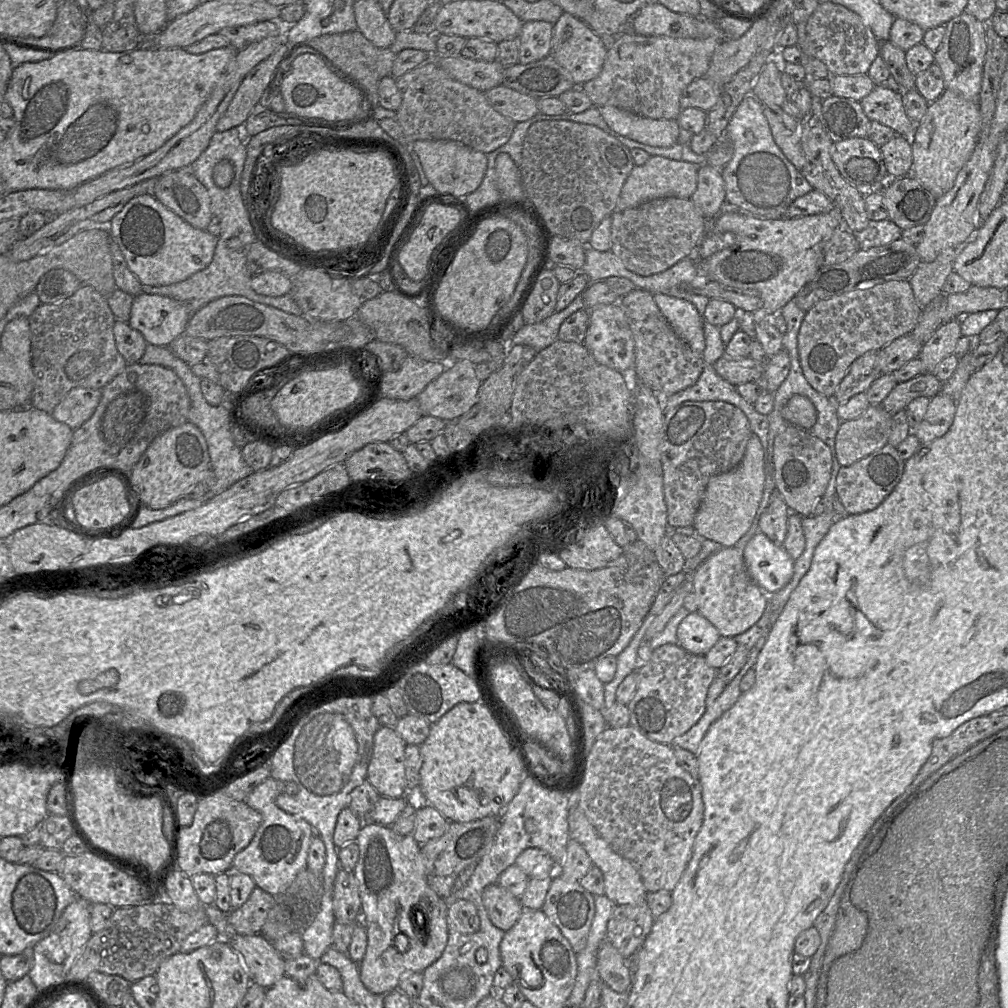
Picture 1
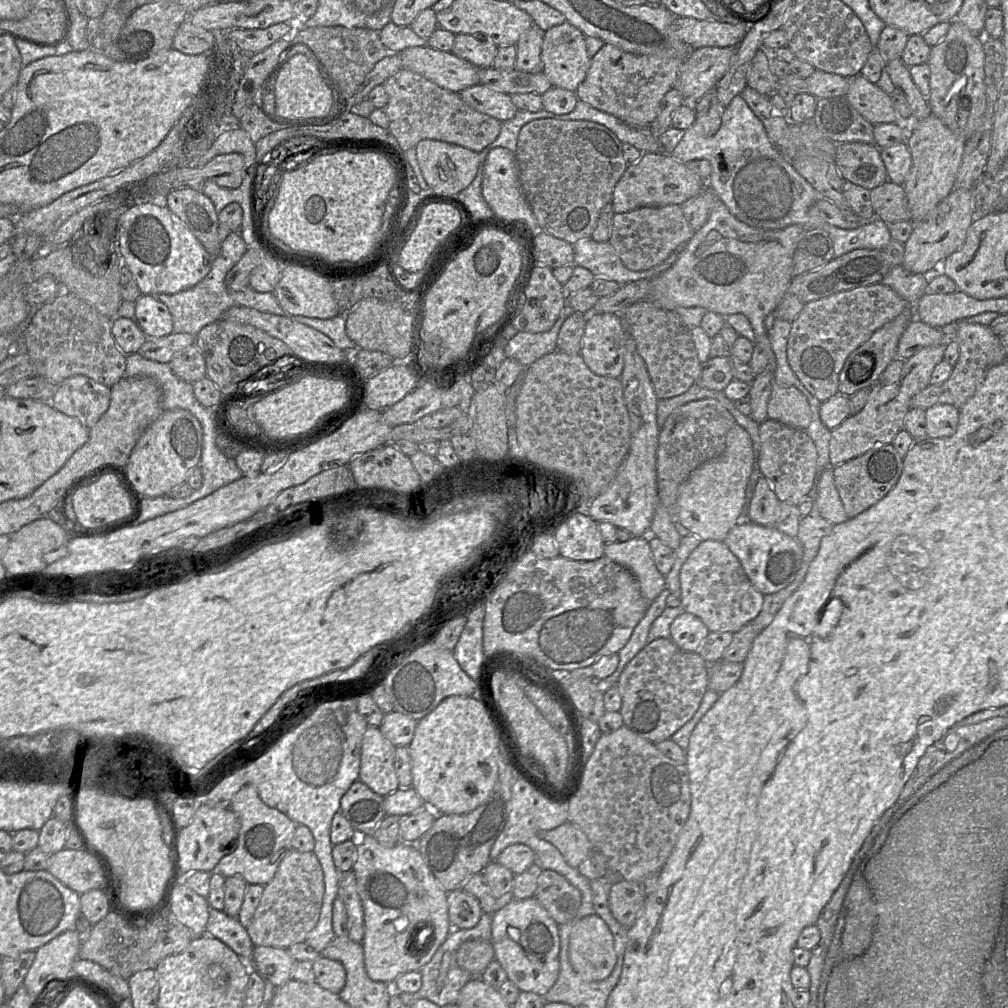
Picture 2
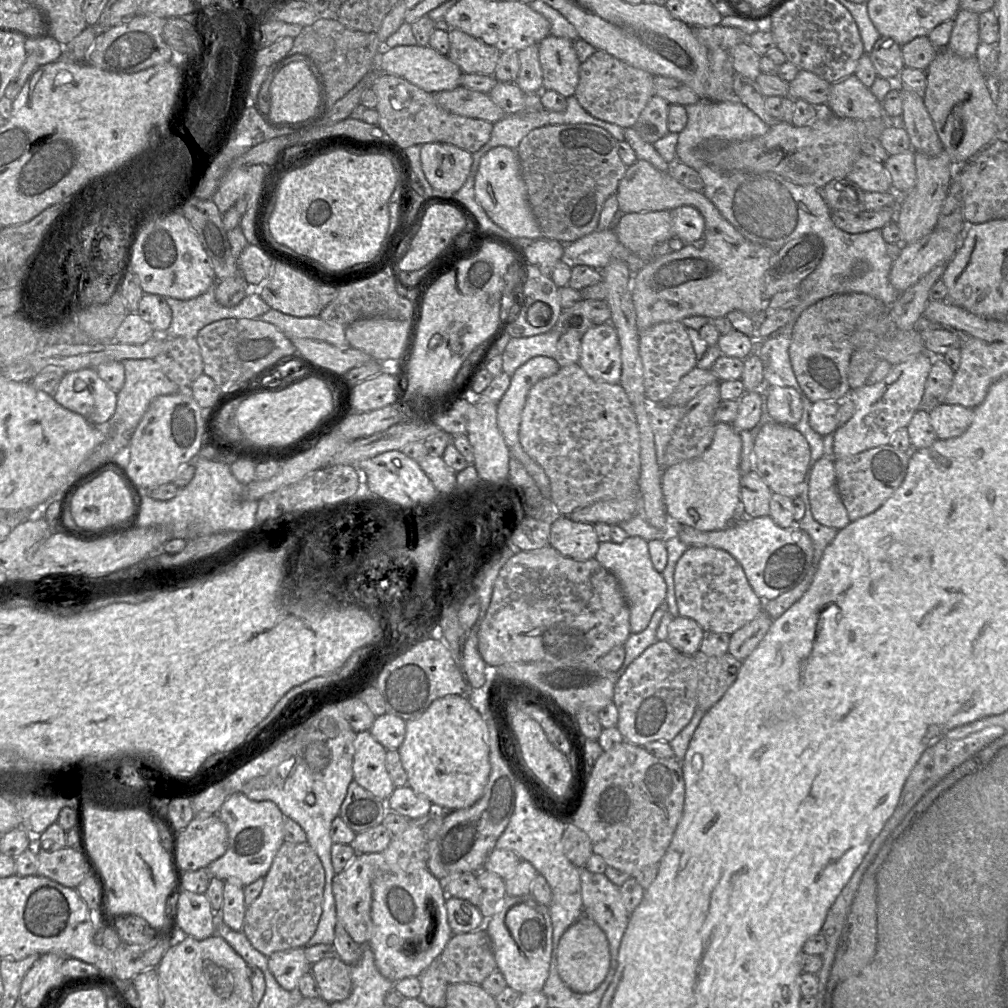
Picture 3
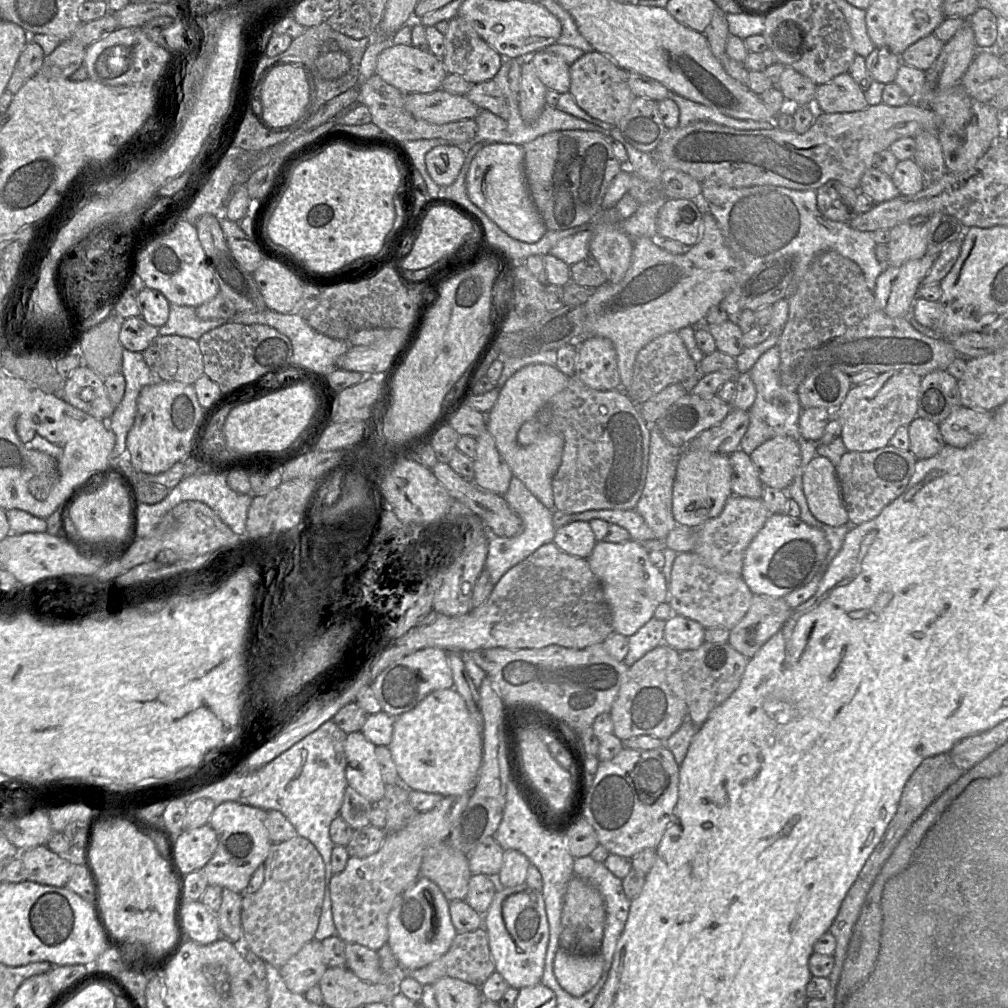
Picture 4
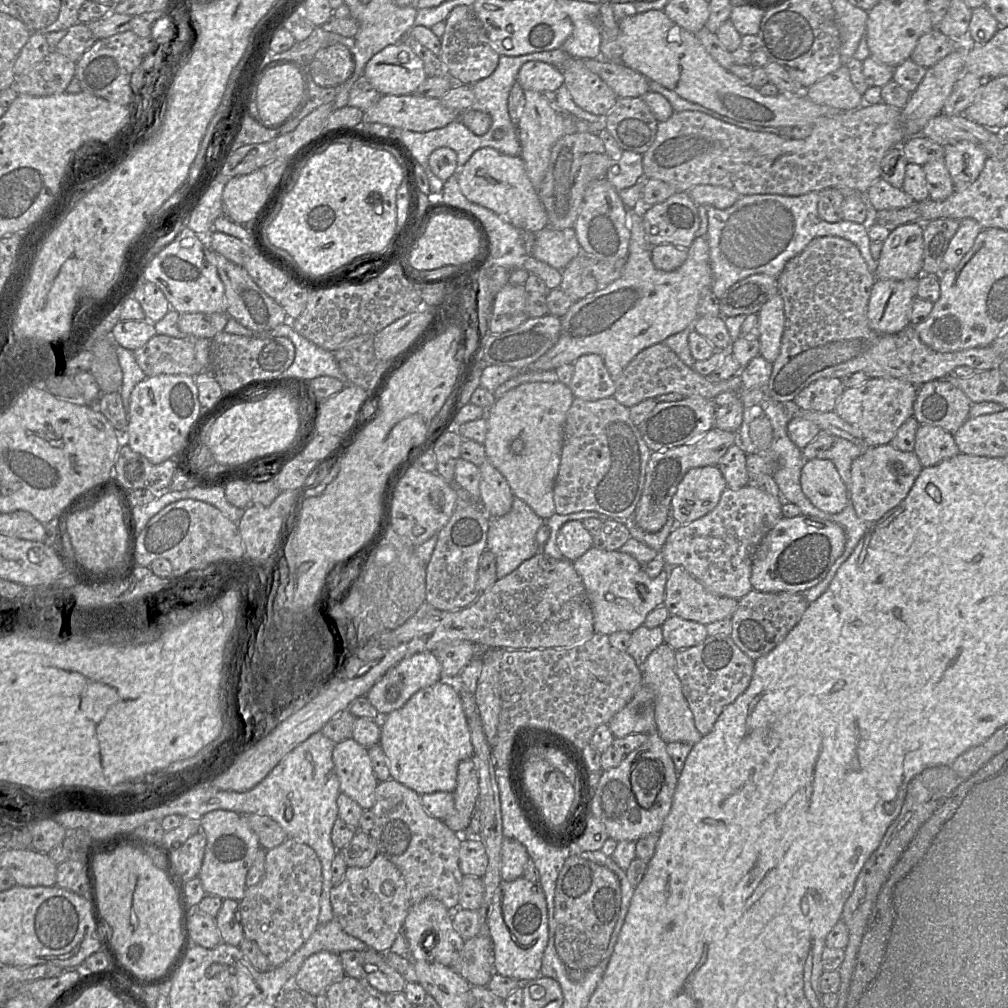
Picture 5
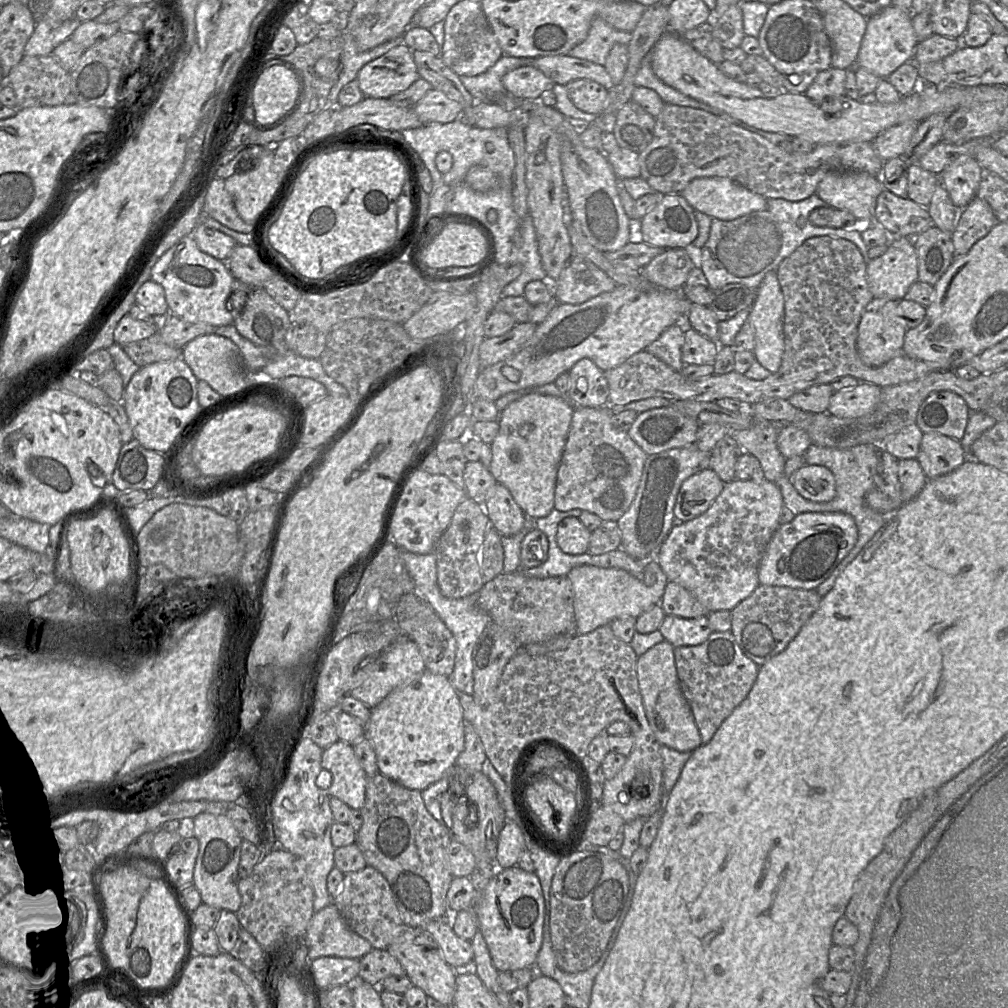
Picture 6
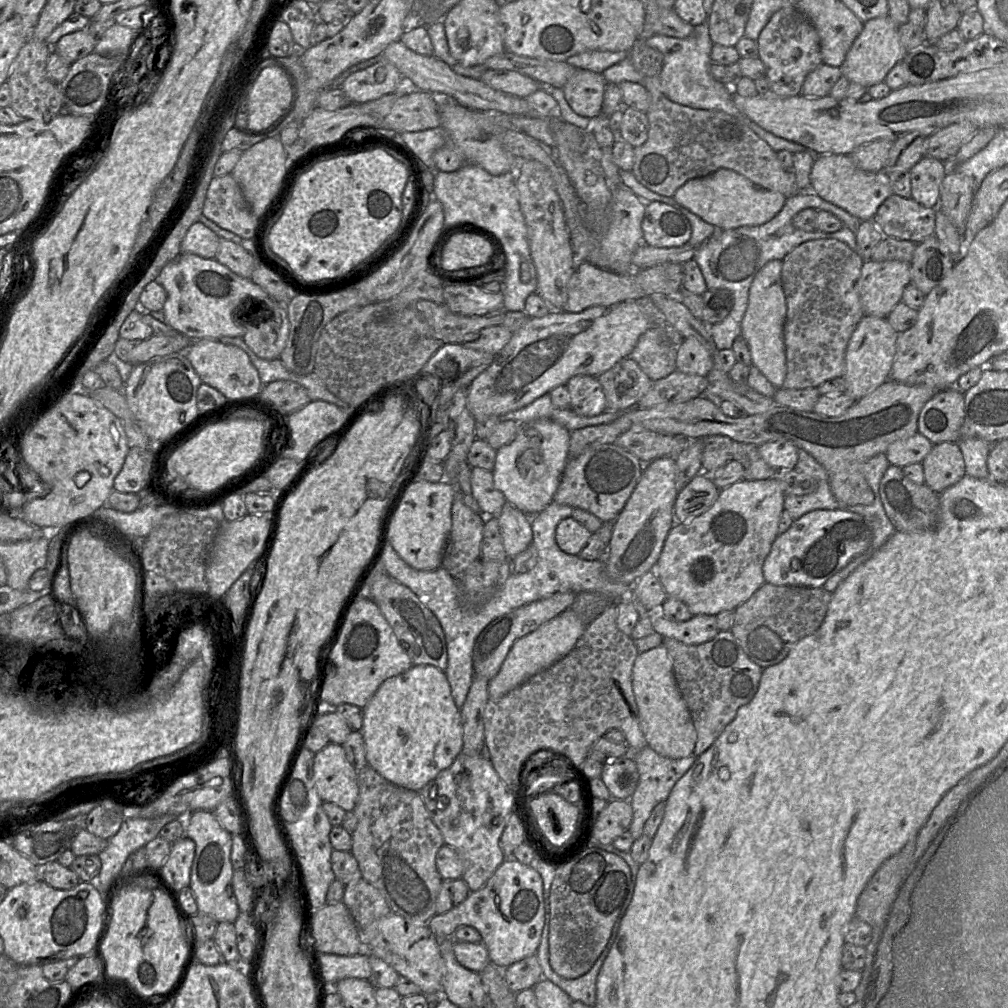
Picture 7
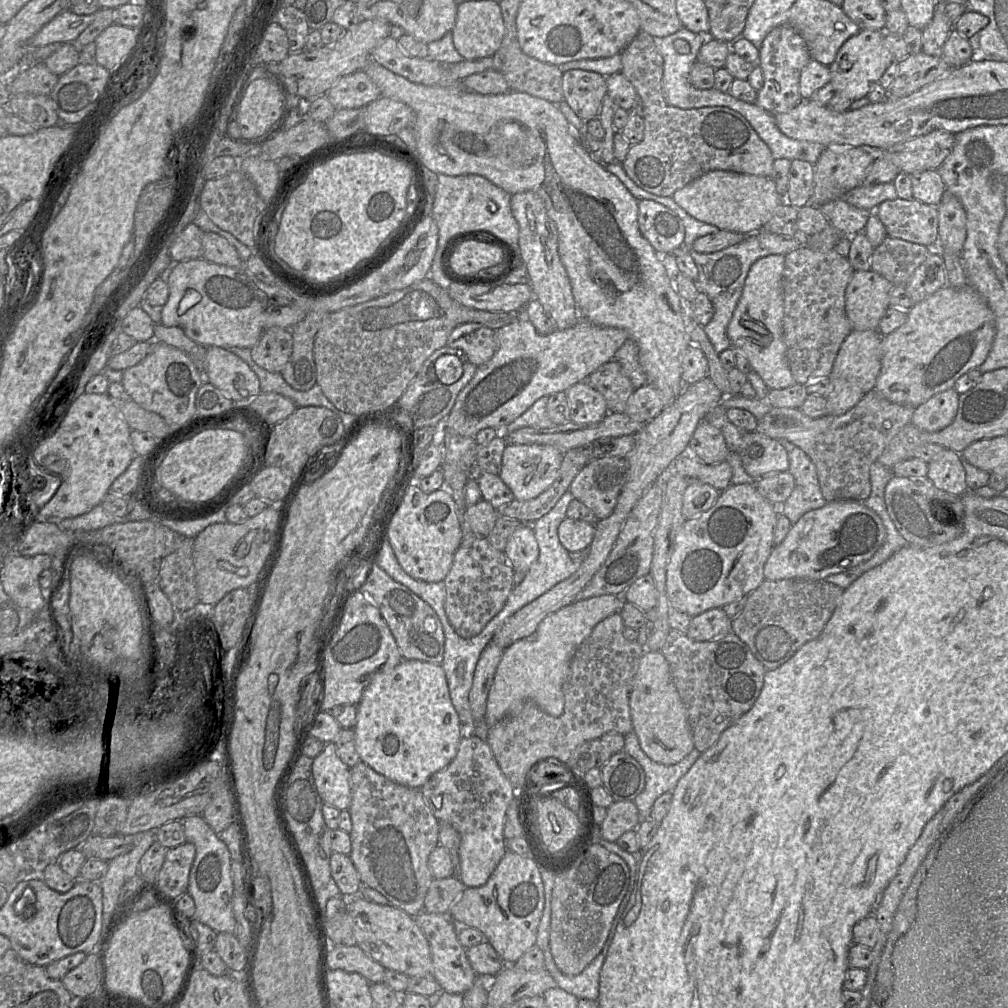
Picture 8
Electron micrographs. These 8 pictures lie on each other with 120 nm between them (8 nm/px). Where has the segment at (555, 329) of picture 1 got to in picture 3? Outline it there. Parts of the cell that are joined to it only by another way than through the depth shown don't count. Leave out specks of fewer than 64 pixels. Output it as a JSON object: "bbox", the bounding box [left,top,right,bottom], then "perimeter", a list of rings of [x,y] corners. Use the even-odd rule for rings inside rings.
{"bbox":[503,330,562,377],"perimeter":[[[555,330],[531,337],[511,338],[503,354],[503,372],[512,377],[514,372],[537,356],[555,358],[557,343],[562,334]]]}

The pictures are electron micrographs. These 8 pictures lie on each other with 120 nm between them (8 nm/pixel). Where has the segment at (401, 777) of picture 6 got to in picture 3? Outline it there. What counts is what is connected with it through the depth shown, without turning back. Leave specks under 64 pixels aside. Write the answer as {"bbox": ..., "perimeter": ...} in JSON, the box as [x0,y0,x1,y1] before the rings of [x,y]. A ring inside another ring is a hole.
{"bbox":[399,696,491,809],"perimeter":[[[466,696],[436,699],[419,717],[406,721],[406,735],[399,747],[408,786],[428,799],[435,809],[468,808],[483,795],[491,771],[485,721]]]}

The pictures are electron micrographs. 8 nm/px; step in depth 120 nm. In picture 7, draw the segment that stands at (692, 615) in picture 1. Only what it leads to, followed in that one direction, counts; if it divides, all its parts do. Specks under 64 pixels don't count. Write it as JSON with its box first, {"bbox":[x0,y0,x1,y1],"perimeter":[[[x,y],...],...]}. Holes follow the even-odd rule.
{"bbox":[652,608,720,645],"perimeter":[[[660,608],[652,612],[652,620],[654,631],[687,645],[703,644],[720,632],[714,615],[694,615],[687,621],[675,622],[663,617]]]}

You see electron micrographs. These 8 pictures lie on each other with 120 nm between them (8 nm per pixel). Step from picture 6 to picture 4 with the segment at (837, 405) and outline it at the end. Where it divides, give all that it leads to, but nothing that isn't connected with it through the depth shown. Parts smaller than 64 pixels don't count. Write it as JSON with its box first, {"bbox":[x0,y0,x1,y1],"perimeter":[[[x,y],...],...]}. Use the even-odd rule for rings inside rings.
{"bbox":[832,370,922,452],"perimeter":[[[908,370],[887,371],[859,385],[853,385],[844,401],[832,413],[842,425],[841,438],[848,452],[872,451],[889,445],[889,440],[899,426],[909,425],[917,416],[918,396],[922,377]]]}

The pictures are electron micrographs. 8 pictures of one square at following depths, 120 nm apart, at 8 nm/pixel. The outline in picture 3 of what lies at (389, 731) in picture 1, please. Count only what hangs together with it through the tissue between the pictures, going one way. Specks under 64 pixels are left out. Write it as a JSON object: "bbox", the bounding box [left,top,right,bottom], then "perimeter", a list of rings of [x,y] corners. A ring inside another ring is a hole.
{"bbox":[354,731,395,800],"perimeter":[[[369,731],[357,733],[354,749],[354,781],[376,797],[387,800],[395,789],[386,769],[387,749]]]}

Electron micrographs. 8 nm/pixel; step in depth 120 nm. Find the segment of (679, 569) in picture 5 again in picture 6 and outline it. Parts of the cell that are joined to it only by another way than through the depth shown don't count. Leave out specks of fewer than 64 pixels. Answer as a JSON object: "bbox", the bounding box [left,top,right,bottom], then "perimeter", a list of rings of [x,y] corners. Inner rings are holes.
{"bbox":[660,581,709,618],"perimeter":[[[668,581],[660,605],[666,615],[699,618],[709,614],[692,592],[673,581]]]}

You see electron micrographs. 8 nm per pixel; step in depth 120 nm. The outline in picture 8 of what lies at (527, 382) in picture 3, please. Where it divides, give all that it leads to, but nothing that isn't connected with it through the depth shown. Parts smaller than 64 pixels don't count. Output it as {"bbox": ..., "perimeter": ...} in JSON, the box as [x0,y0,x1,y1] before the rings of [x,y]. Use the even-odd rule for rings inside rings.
{"bbox":[499,444,563,501],"perimeter":[[[508,444],[502,456],[499,477],[513,492],[515,499],[526,501],[546,491],[557,478],[563,452],[554,446],[540,444]]]}

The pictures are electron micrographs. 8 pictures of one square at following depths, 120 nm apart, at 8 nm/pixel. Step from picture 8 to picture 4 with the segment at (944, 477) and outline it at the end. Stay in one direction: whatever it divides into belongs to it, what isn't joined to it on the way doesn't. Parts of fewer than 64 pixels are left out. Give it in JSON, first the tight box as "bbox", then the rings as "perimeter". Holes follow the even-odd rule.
{"bbox":[908,416,946,459],"perimeter":[[[916,416],[908,430],[909,451],[917,459],[931,458],[946,445],[939,426],[931,420]]]}

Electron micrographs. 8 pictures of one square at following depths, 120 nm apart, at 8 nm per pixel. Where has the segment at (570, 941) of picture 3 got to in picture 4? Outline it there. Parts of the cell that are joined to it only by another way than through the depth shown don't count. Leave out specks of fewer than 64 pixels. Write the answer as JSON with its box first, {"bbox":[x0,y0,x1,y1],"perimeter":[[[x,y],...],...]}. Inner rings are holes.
{"bbox":[554,947,603,997],"perimeter":[[[559,947],[554,958],[554,975],[570,995],[581,997],[599,981],[603,972],[600,952],[575,954]]]}

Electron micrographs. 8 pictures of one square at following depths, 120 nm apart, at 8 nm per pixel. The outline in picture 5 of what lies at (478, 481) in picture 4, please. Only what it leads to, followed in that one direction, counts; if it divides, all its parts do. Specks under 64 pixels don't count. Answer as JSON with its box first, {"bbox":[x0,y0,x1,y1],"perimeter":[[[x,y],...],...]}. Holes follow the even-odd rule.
{"bbox":[479,461,514,517],"perimeter":[[[488,461],[480,466],[479,506],[489,517],[507,514],[512,507],[514,495],[506,478]]]}

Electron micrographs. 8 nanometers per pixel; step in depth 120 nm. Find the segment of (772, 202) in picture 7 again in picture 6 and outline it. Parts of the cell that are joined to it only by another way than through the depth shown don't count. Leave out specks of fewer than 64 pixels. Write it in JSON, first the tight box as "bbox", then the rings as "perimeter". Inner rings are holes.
{"bbox":[680,177,767,221],"perimeter":[[[726,177],[695,178],[680,195],[694,210],[725,221],[763,210],[767,204],[767,198]]]}

